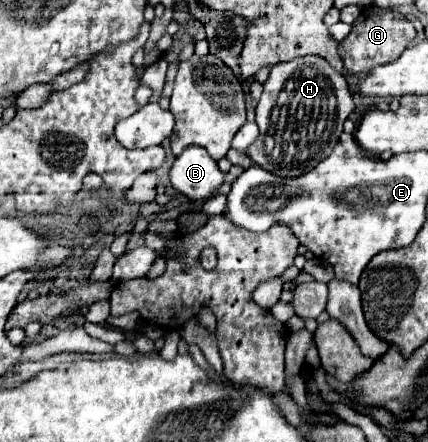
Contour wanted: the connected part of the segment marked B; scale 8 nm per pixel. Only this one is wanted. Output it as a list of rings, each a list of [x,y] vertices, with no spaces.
[[[188,146],[170,170],[172,186],[190,200],[208,200],[218,192],[224,174],[204,148]]]

